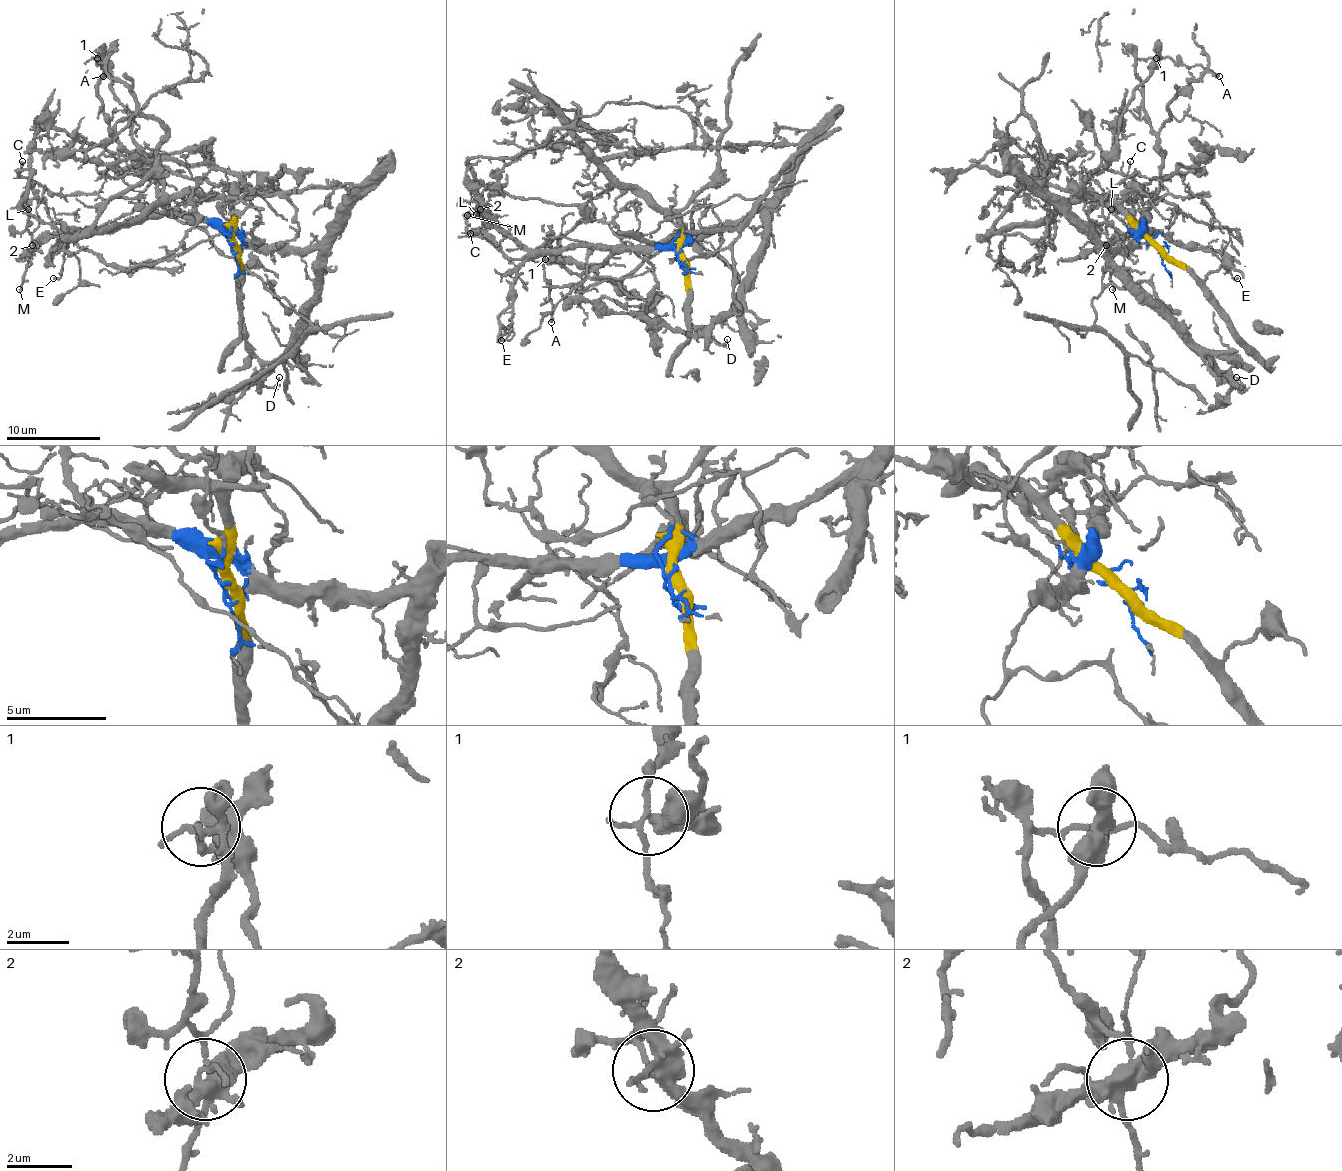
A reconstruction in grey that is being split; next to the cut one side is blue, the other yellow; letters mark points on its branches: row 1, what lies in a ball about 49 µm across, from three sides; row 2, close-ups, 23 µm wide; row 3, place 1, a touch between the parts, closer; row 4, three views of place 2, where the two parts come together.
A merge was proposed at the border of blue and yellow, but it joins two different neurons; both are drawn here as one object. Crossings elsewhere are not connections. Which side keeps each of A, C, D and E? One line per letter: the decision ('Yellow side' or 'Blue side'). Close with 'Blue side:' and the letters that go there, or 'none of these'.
A: Blue side
C: Yellow side
D: Blue side
E: Blue side
Blue side: A, D, E

